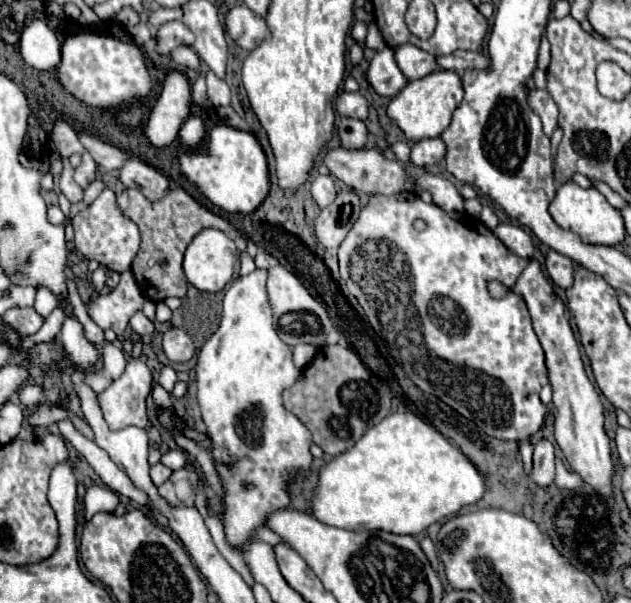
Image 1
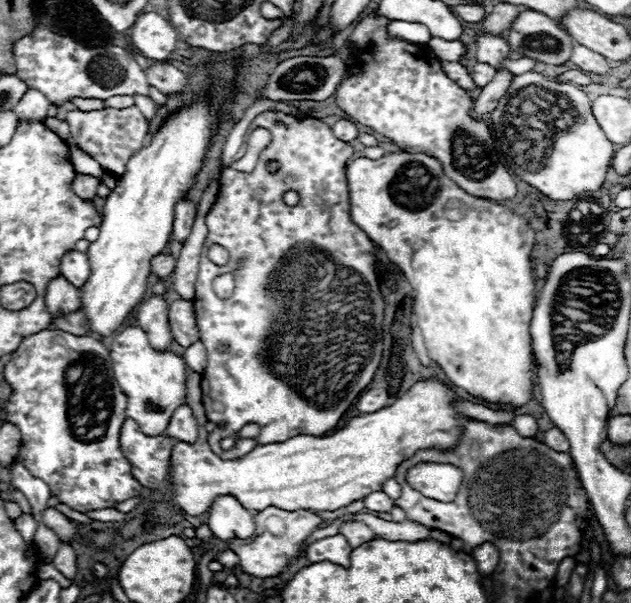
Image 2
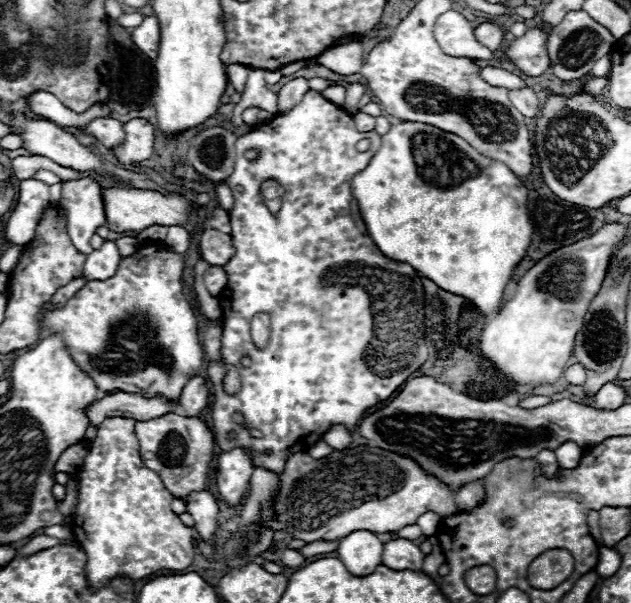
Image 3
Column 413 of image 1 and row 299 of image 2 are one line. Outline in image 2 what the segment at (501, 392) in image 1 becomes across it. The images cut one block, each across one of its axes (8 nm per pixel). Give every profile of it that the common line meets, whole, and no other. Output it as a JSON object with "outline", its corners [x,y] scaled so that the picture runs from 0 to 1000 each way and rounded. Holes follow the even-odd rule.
{"outline":[[[415,186],[399,199],[393,222],[406,212],[428,216],[431,235],[412,252],[399,285],[355,282],[342,335],[326,355],[333,385],[323,398],[311,491],[304,498],[317,567],[330,590],[320,620],[320,670],[330,697],[342,703],[330,720],[330,736],[355,763],[377,760],[406,736],[453,733],[472,720],[513,723],[532,710],[552,673],[586,637],[605,594],[605,567],[586,561],[605,547],[609,527],[609,501],[593,451],[596,411],[555,365],[545,285],[561,249],[529,229],[526,216],[498,196],[469,199],[447,186]],[[425,262],[444,269],[437,289],[422,282]],[[456,315],[475,322],[472,342],[453,342],[447,335],[447,322]],[[336,405],[361,415],[365,431],[355,441],[342,441],[330,431],[326,418]],[[380,428],[387,428],[384,444],[377,444]],[[358,451],[371,454],[371,484],[352,498],[336,481],[336,464]],[[349,570],[358,570],[361,580],[349,584]],[[352,700],[358,700],[358,710],[345,706]],[[393,700],[412,703],[412,723],[403,730],[377,726],[377,713]],[[358,723],[374,726],[374,740],[365,746],[349,743],[349,730]]]}

